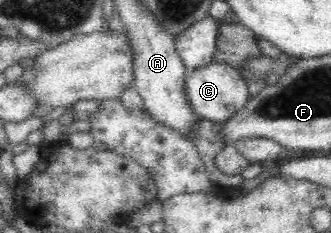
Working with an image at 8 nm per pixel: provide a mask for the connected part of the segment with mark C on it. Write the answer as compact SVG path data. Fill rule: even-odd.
M210 61L208 65L187 70L184 83L186 102L190 104L190 110L199 118L222 123L228 117L234 115L244 107L249 99L249 87L241 79L238 69L224 62Z

